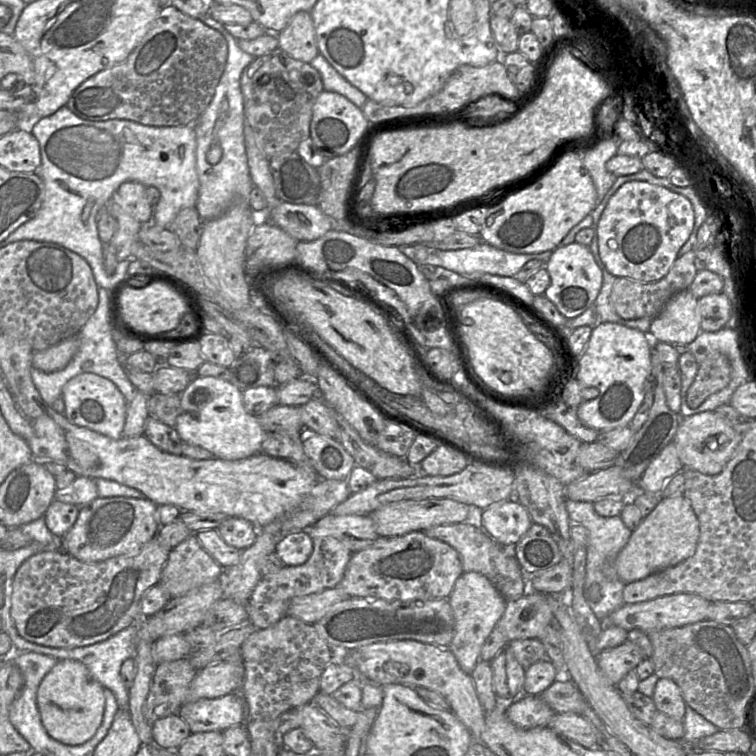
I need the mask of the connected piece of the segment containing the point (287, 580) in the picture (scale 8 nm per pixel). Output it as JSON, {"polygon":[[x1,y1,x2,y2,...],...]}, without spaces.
{"polygon":[[315,536,313,551,302,565,285,566,279,572,265,575,258,582,247,603,249,621,257,629,266,629,286,615,290,601,295,597,337,587,346,570,352,552,339,540,331,536]]}

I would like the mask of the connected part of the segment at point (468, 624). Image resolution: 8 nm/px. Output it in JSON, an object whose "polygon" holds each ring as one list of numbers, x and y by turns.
{"polygon":[[463,572,448,600,455,620,455,632,448,649,462,671,470,675,480,660,484,642,505,611,506,600,485,576,477,572]]}

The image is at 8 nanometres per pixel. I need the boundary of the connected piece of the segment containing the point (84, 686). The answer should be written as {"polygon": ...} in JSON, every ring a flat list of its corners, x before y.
{"polygon":[[61,659,42,680,37,692,37,705,41,721,52,738,66,745,80,745,93,737,102,723,104,687,83,663]]}

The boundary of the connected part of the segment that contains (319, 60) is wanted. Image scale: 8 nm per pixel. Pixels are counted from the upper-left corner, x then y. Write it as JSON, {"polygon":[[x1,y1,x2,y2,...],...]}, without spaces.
{"polygon":[[318,53,310,64,320,73,325,91,339,93,362,109,368,100,367,96,347,81,322,54]]}

